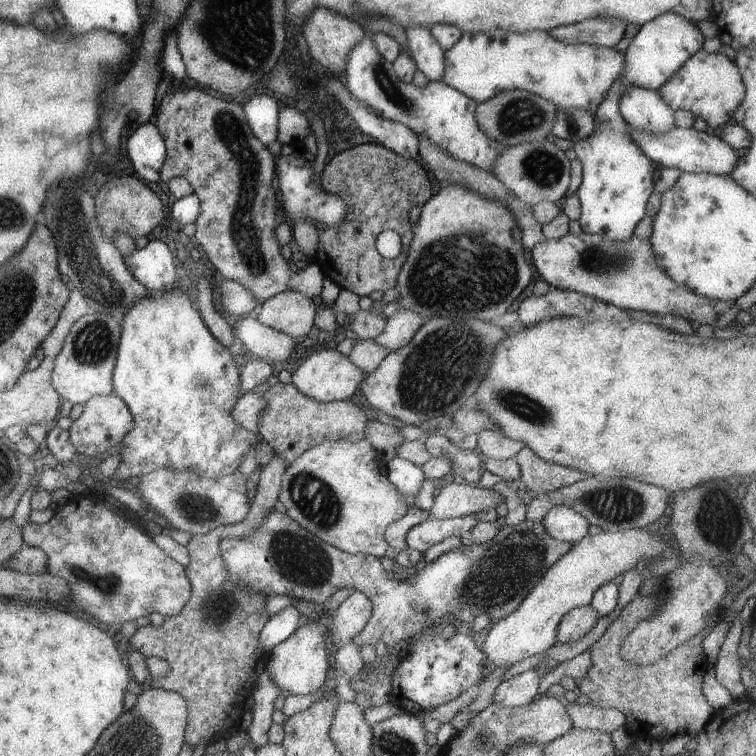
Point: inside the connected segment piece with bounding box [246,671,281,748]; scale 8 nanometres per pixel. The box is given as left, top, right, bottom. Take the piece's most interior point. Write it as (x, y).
(265, 692)

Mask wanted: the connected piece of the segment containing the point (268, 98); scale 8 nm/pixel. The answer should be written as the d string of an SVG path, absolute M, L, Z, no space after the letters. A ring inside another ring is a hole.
M257 91L243 106L252 133L264 146L278 140L280 106L270 92Z

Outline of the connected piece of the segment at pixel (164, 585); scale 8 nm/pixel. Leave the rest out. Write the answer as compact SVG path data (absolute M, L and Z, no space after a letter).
M86 496L80 500L69 500L55 511L46 524L38 525L29 521L21 530L25 545L40 548L47 556L46 573L59 577L70 586L68 598L72 604L91 614L106 628L113 630L114 627L156 612L164 617L178 616L191 598L191 585L185 567L172 560L146 531L133 526L130 517L125 520L114 514L102 496L97 500L88 500Z

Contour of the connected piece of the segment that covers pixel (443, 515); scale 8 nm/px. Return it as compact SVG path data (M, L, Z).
M444 483L434 494L434 504L428 510L430 518L452 519L465 515L476 515L482 510L496 508L504 498L493 489L487 490L473 484Z

